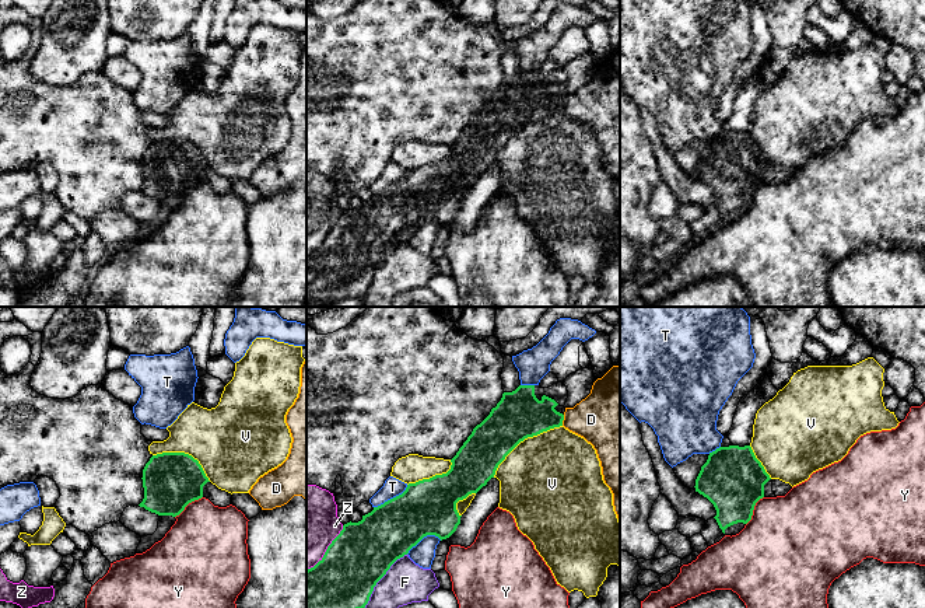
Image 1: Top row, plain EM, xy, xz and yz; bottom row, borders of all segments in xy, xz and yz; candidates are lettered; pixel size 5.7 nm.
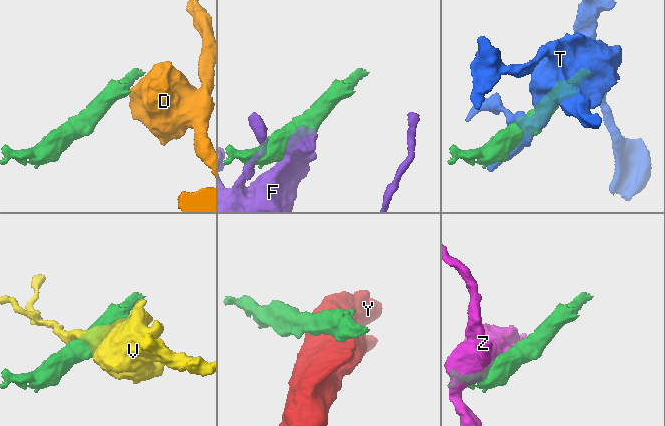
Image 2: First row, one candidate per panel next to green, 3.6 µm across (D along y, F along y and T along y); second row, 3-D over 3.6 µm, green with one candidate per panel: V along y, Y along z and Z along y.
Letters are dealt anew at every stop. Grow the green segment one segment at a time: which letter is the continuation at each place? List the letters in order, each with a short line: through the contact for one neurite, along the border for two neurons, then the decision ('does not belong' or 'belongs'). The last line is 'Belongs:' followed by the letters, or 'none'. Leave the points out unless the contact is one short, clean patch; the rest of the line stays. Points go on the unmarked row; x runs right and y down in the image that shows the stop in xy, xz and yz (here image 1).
D: line xz (564, 101), (561, 111); does not belong
F: does not belong
T: does not belong
V: does not belong
Y: does not belong
Z: does not belong
Belongs: none

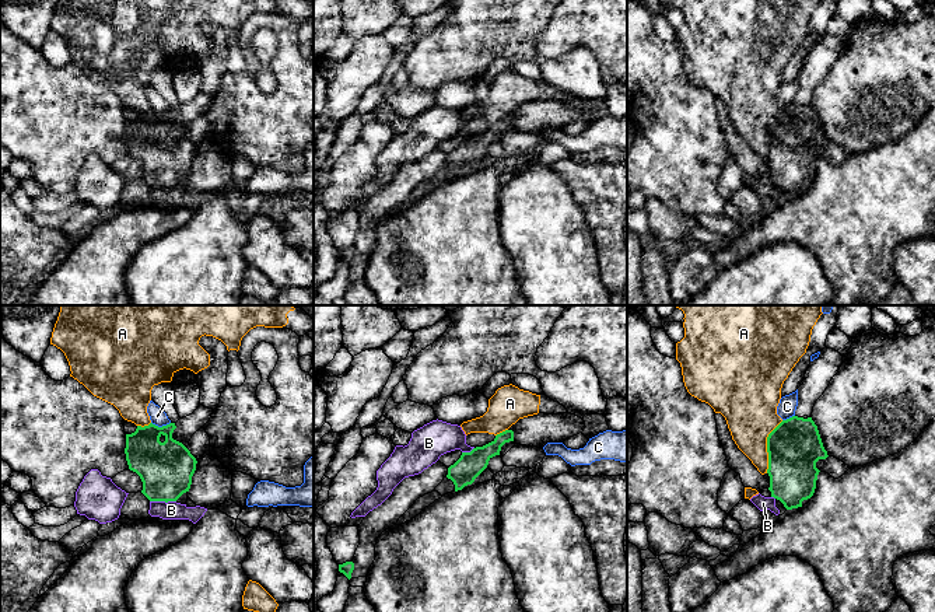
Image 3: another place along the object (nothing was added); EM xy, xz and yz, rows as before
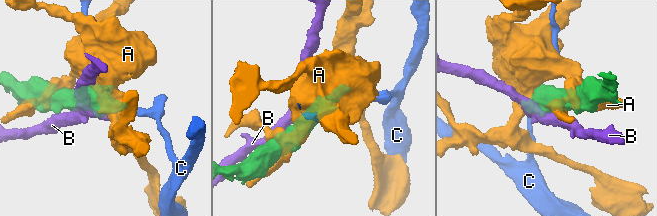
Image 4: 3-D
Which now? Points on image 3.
A: does not belong
B: line xy (150, 186), (175, 188); does not belong
C: does not belong
Belongs: none

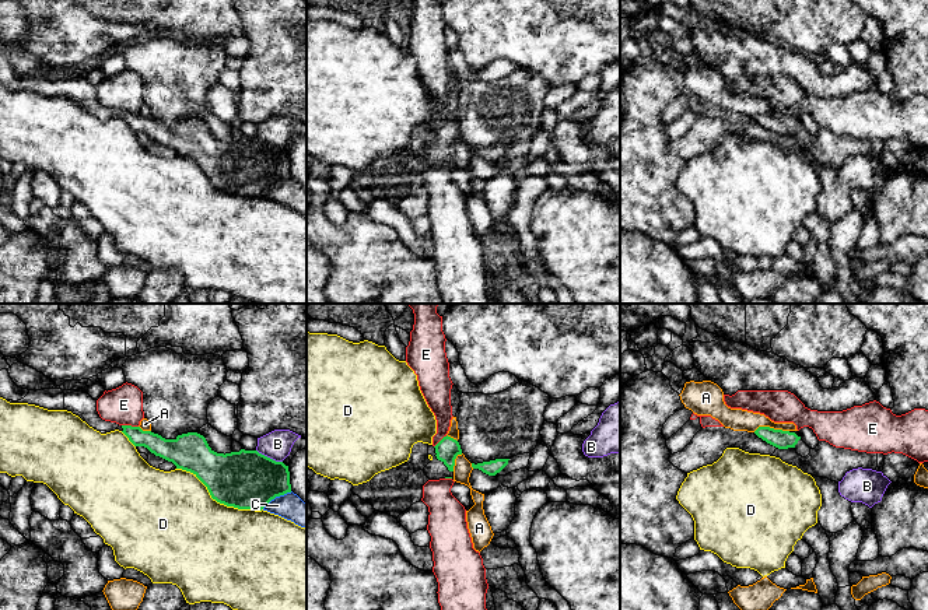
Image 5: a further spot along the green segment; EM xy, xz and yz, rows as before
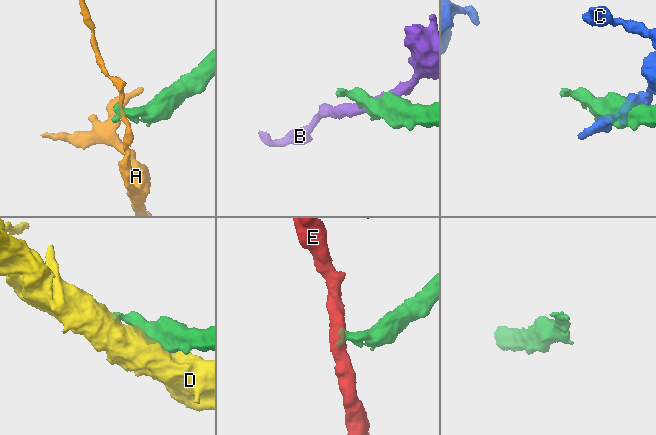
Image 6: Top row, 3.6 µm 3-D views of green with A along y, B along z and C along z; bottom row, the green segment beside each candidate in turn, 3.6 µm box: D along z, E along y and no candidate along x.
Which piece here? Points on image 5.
A: line yz (788, 116), (757, 114), (753, 118); does not belong
B: does not belong
C: does not belong
D: does not belong
E: line xy (122, 111), (137, 114); does not belong
Belongs: none

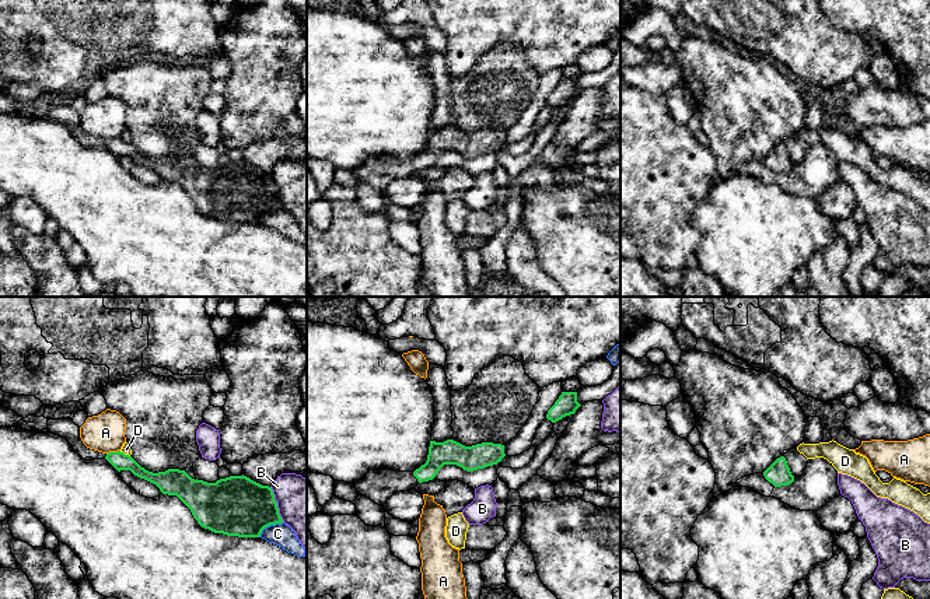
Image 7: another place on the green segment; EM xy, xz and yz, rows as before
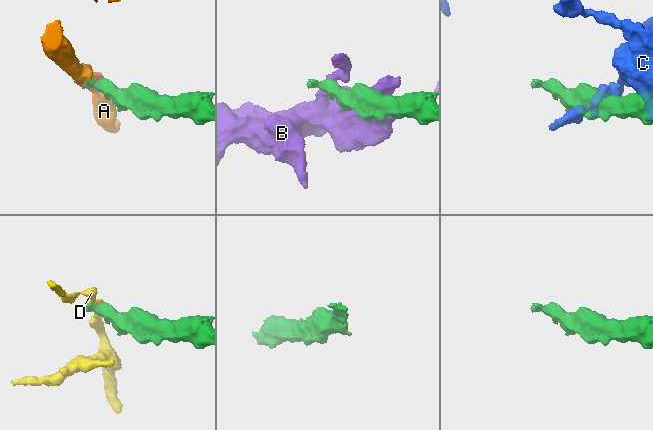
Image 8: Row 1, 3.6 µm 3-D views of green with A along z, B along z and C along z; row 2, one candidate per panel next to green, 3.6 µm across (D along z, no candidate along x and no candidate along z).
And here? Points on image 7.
A: line xy (119, 136), (107, 140); does not belong
B: does not belong
C: does not belong
D: line xy (119, 137), (129, 143); does not belong
Belongs: none

